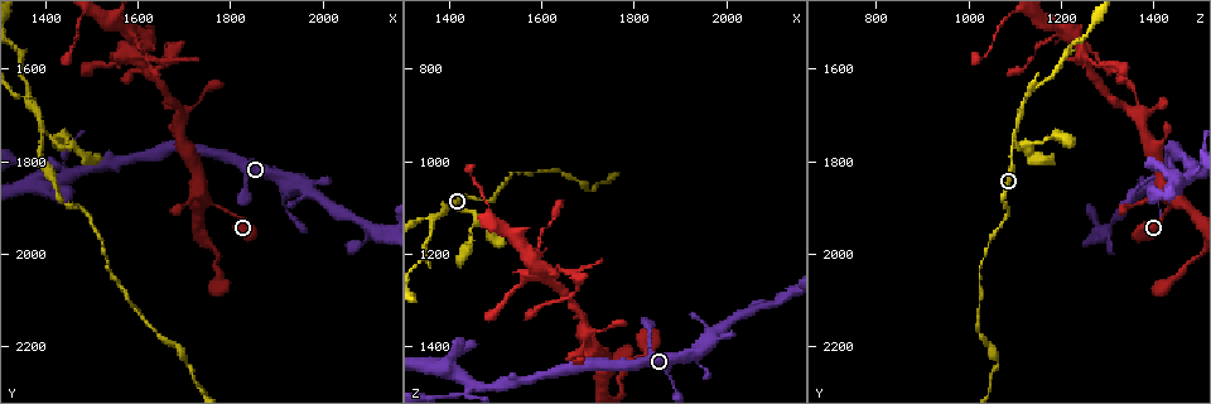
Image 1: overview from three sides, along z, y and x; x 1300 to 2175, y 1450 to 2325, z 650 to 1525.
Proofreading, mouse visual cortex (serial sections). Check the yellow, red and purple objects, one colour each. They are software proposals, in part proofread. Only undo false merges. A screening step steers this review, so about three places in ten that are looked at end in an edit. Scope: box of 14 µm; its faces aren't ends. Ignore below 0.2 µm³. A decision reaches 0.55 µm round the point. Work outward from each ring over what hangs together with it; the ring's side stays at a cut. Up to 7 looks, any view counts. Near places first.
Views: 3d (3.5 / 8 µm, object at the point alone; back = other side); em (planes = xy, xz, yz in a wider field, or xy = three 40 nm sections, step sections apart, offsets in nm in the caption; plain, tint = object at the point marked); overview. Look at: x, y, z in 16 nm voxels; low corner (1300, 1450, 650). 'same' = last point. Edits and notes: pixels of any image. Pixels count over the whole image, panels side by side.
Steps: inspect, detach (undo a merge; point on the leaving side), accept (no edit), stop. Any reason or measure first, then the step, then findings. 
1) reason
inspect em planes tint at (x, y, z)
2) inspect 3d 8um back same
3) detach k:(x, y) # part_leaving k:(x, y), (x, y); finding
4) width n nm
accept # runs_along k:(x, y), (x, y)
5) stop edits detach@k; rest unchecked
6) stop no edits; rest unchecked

arms part here
inspect em planes tint at (1455, 1825, 1485)

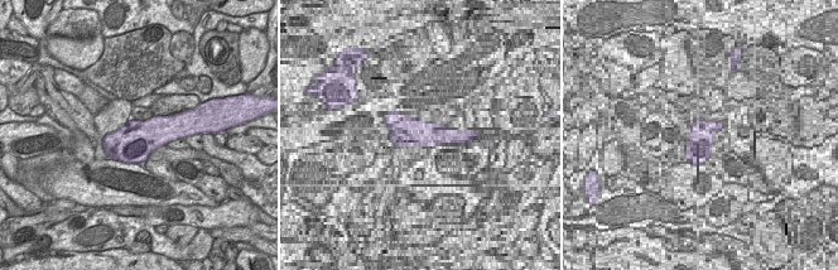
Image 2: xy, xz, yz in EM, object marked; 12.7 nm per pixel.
see where the arms go
inspect 3d 3.5um same

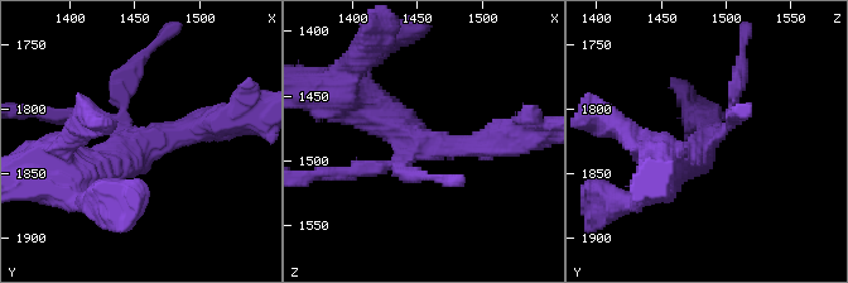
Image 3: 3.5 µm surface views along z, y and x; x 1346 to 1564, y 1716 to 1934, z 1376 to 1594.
accept # runs_along 3:(213, 120), (71, 171); continuous, no second cell

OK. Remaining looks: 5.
branch point
inspect 3d 3.5um at (1590, 1565, 1250)

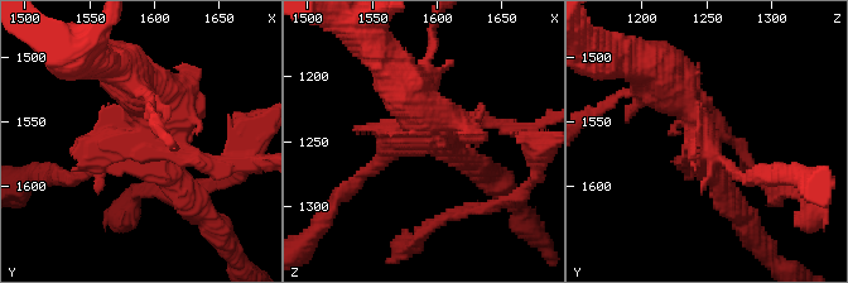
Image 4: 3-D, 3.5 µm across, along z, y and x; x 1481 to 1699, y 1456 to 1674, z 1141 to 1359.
now the EM
inspect em planes tint at (1596, 1568, 1246)

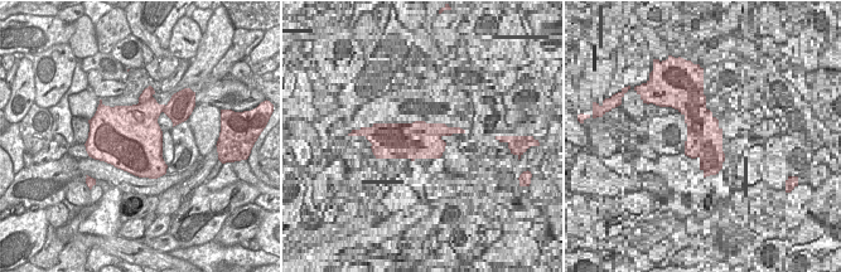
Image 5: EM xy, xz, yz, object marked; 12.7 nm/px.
accept # runs_along 4:(733, 207), (685, 102), (663, 76); all the same cell

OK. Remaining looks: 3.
two arms in line, one across
inspect 3d 3.5um at (1395, 1735, 1105)

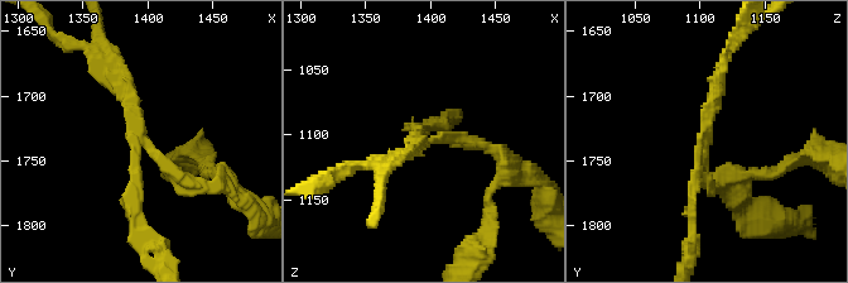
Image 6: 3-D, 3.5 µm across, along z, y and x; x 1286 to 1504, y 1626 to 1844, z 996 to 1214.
arms 3; arm_widths 150, 200, 200 nm
inspect em xy step 2 tint at (1396, 1734, 1102)

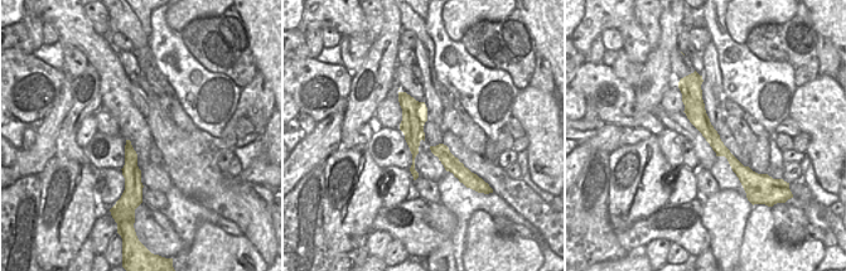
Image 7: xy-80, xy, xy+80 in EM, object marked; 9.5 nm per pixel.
detach 6:(176, 171) # part_leaving 6:(144, 143), (237, 197); a second cell is stuck on

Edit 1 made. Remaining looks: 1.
stop edits detach@6; rest unchecked

